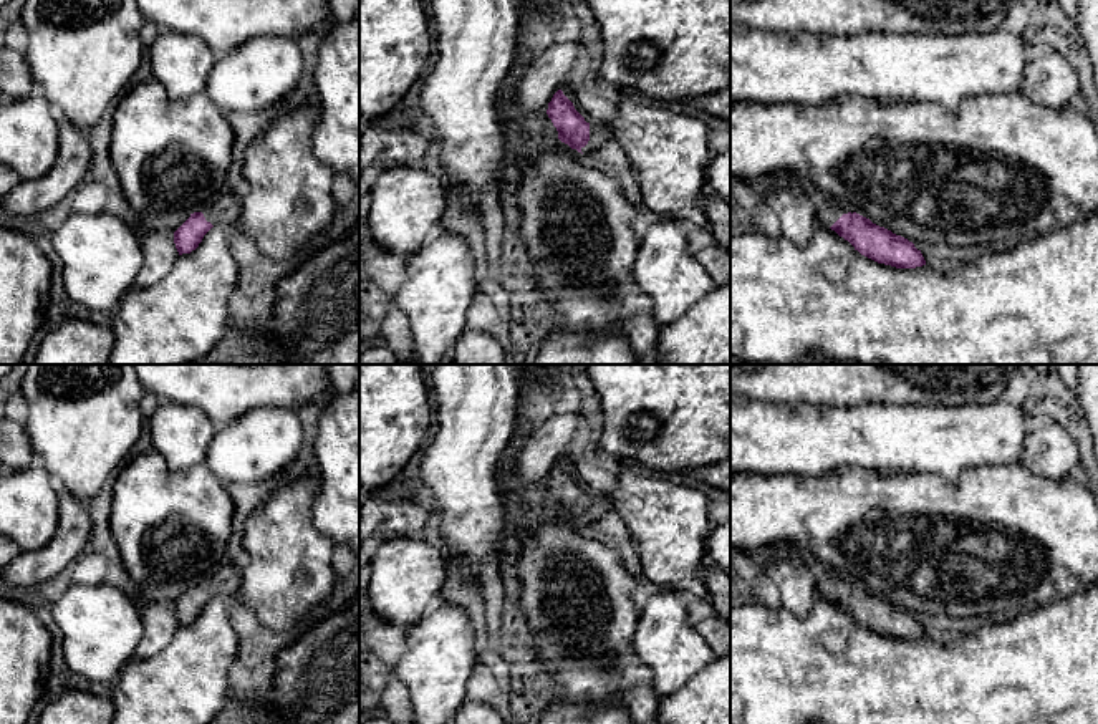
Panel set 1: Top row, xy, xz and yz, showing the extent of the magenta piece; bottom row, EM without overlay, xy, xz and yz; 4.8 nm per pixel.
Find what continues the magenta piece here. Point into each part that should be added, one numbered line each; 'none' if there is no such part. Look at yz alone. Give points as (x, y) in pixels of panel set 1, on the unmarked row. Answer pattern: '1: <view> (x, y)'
1: yz (828, 584)

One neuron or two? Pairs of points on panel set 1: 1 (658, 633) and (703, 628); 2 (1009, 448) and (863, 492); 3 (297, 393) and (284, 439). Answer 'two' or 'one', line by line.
1: two
2: one
3: one

